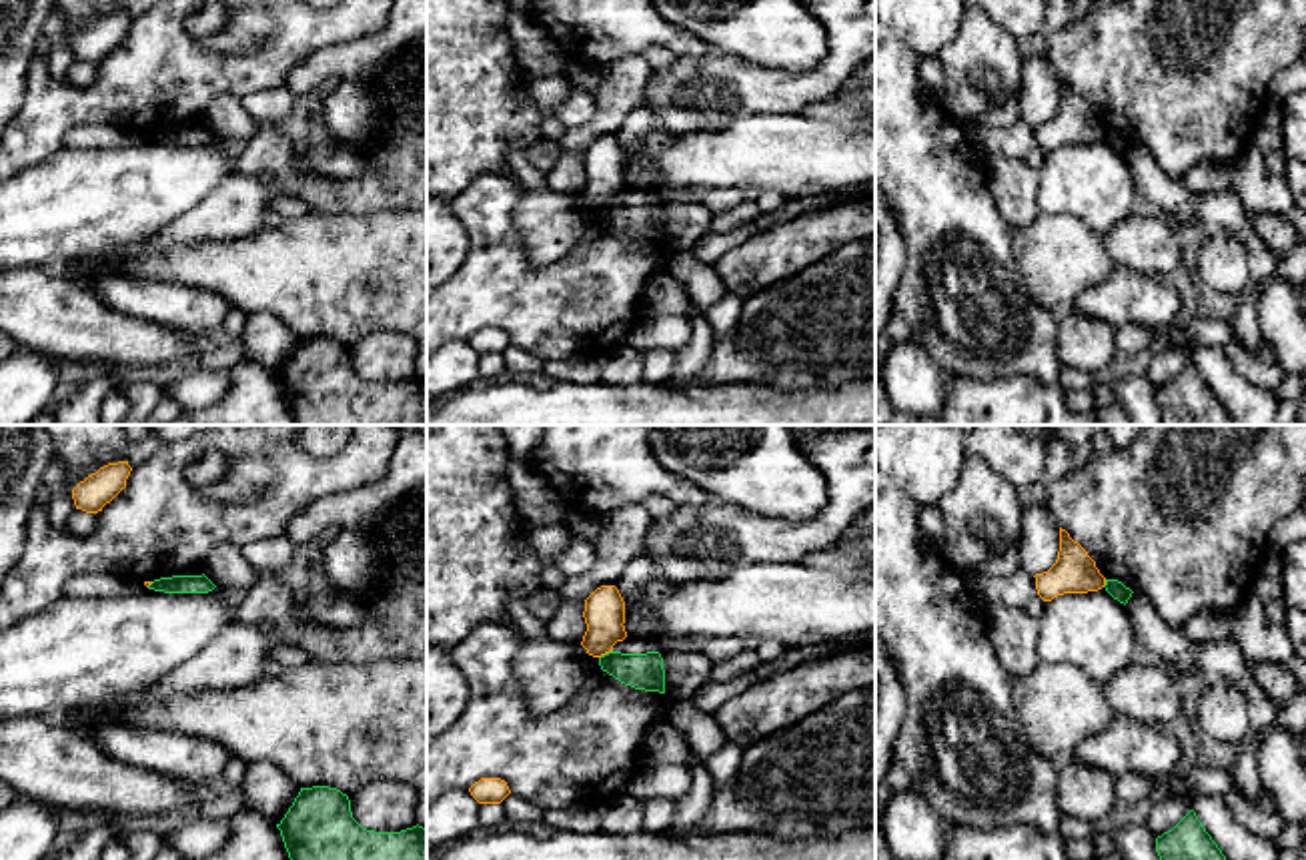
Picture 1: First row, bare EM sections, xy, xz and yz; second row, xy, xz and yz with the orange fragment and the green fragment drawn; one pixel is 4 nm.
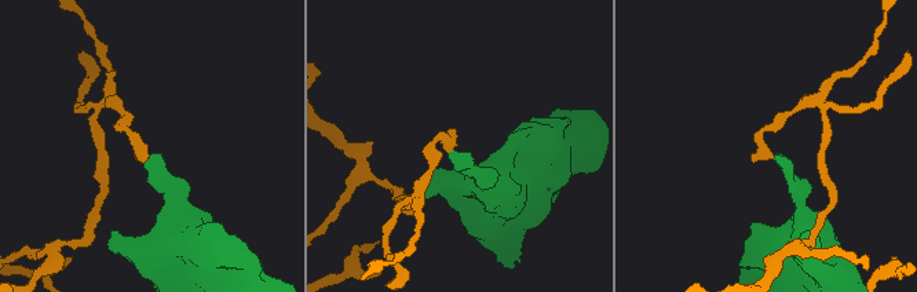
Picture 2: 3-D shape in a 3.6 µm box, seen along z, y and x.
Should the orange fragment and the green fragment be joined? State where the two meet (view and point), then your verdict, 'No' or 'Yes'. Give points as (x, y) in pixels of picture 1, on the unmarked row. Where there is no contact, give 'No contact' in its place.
Touches orange at xz (605, 203). No

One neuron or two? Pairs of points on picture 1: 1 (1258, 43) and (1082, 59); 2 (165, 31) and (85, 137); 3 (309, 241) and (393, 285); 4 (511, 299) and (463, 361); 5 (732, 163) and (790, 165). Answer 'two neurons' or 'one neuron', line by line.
1: one neuron
2: two neurons
3: one neuron
4: two neurons
5: one neuron

